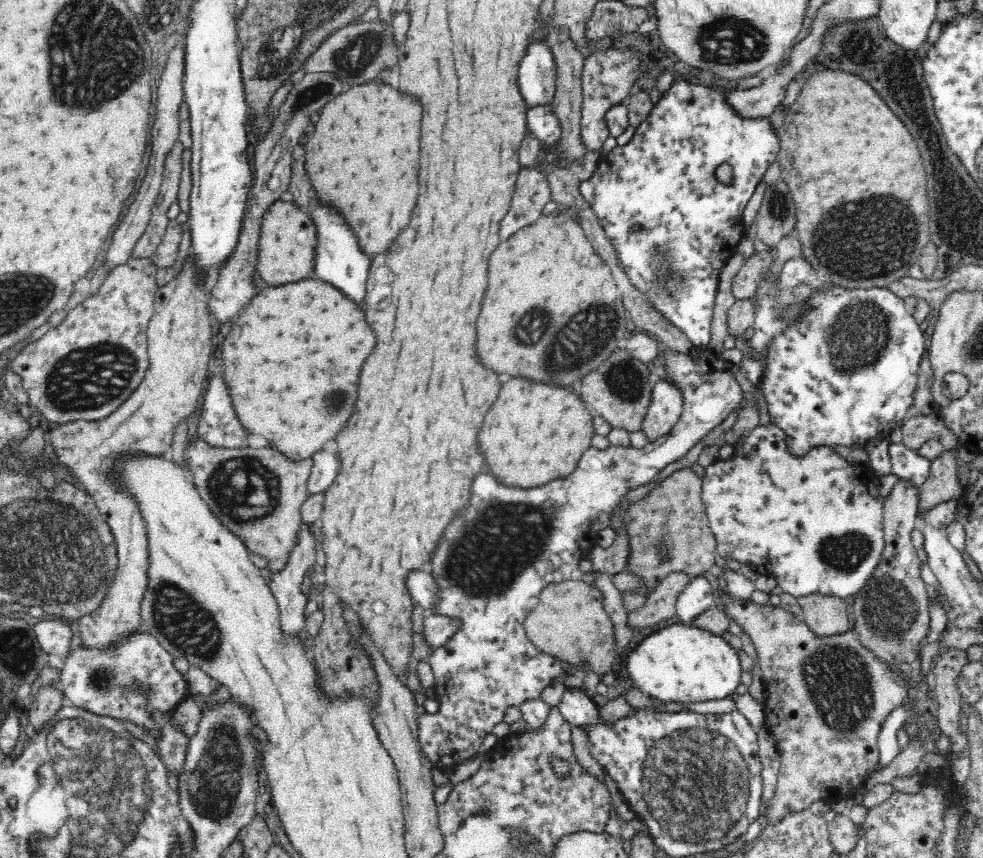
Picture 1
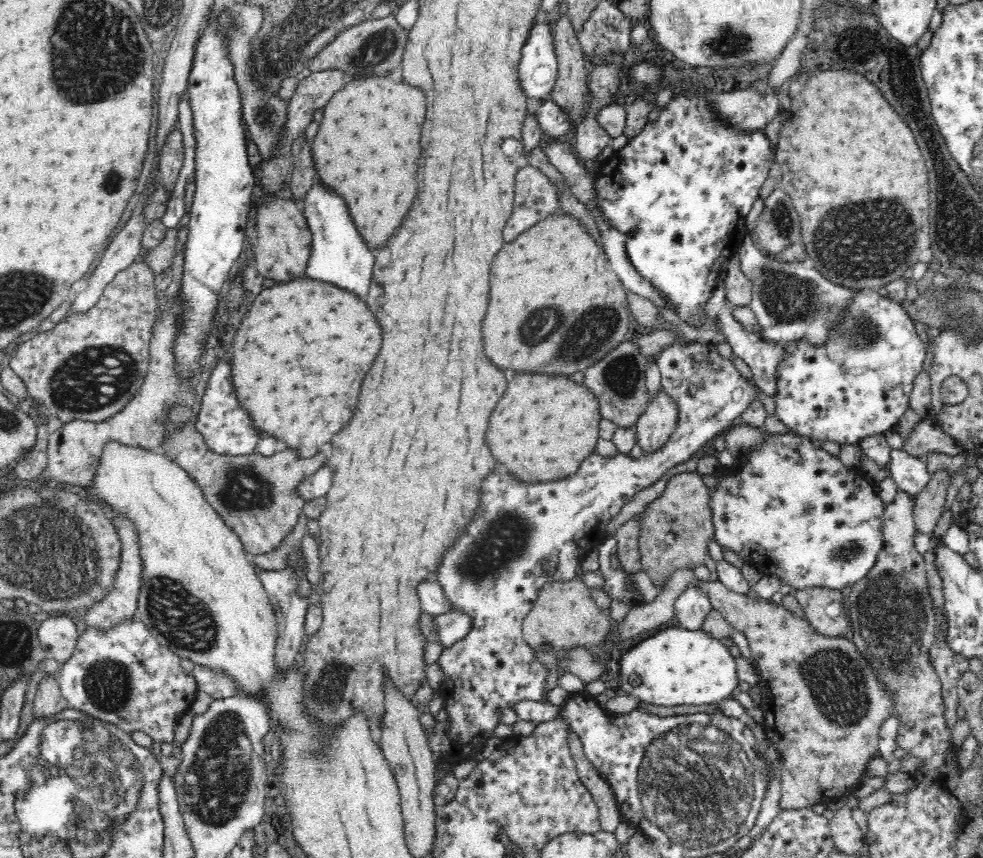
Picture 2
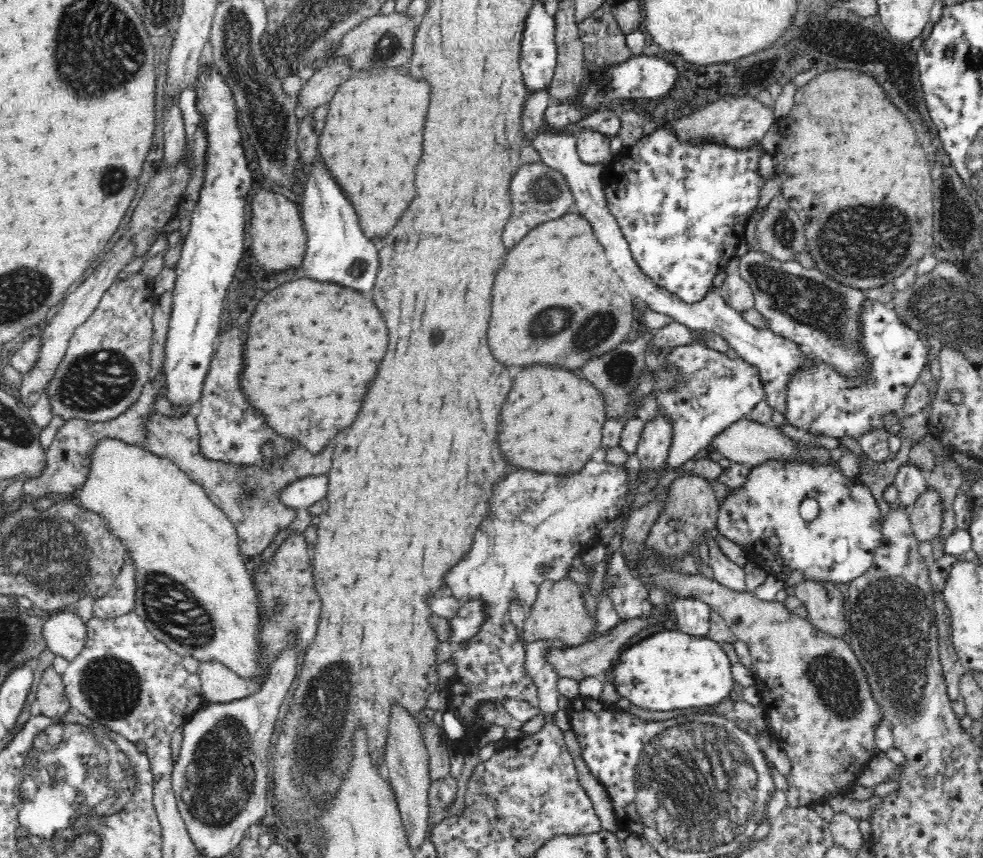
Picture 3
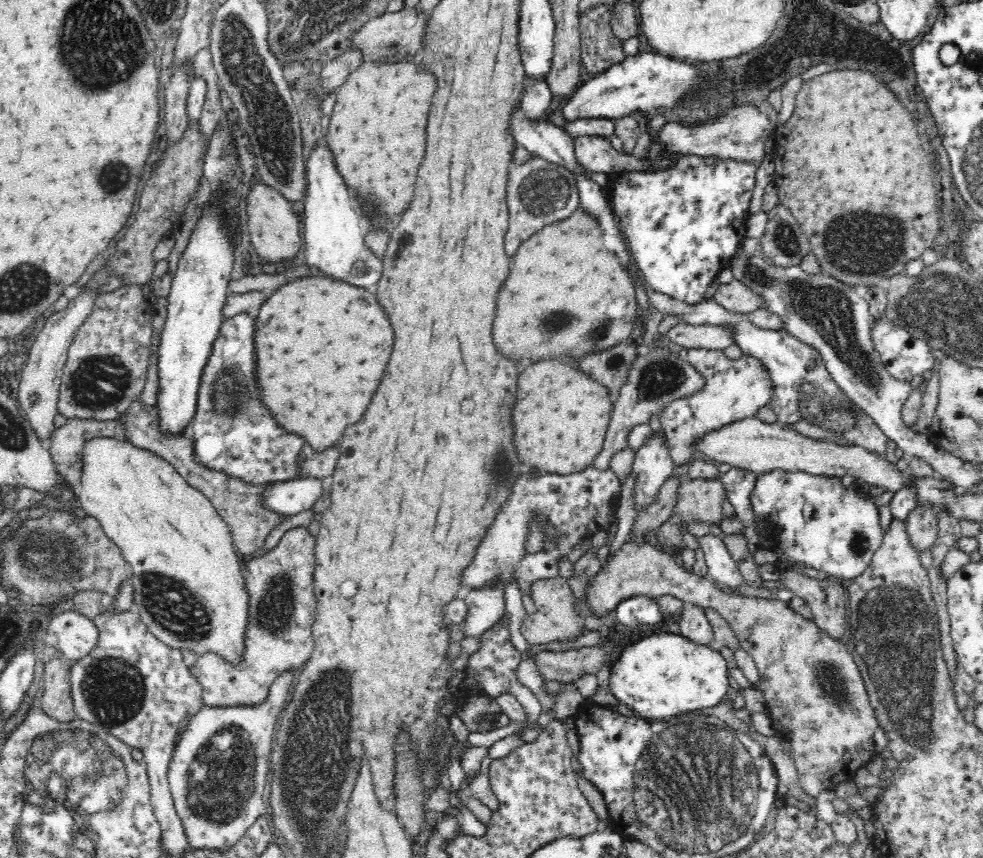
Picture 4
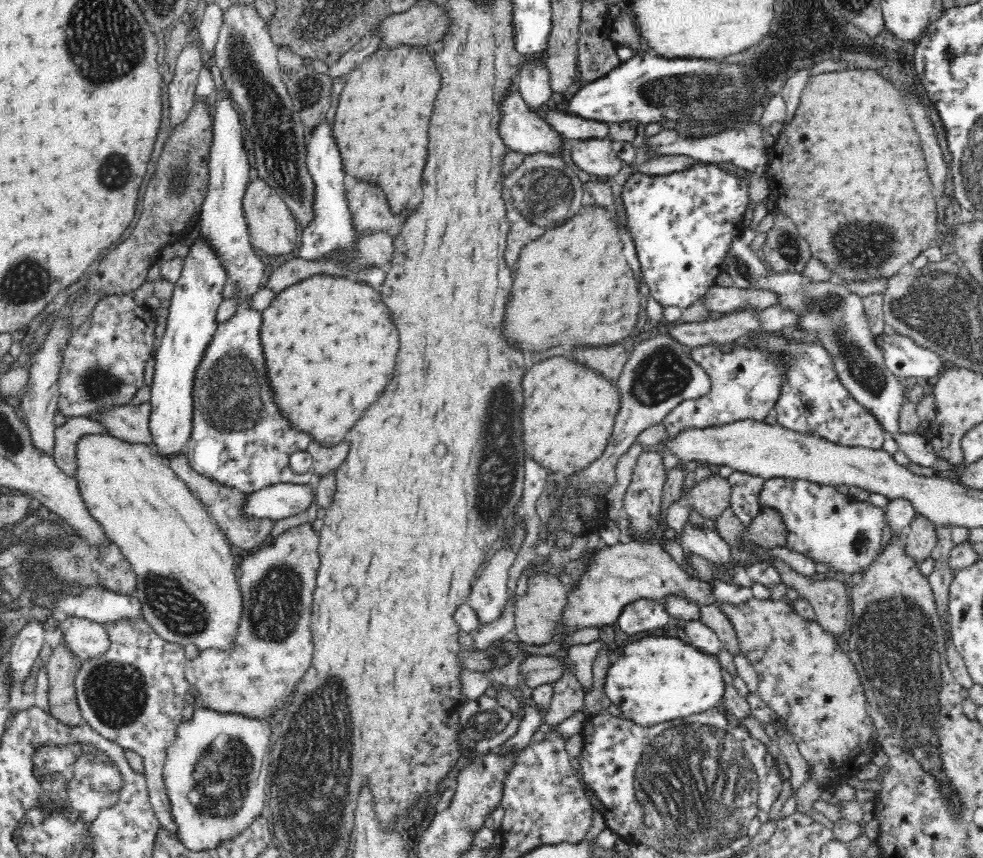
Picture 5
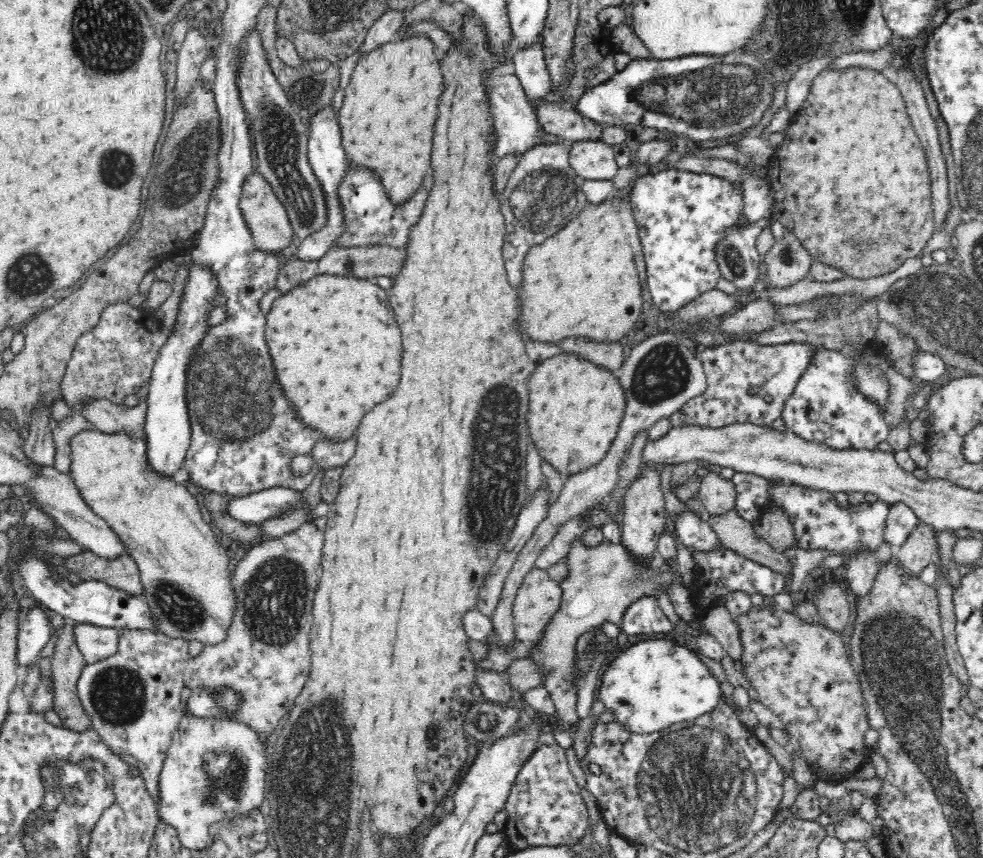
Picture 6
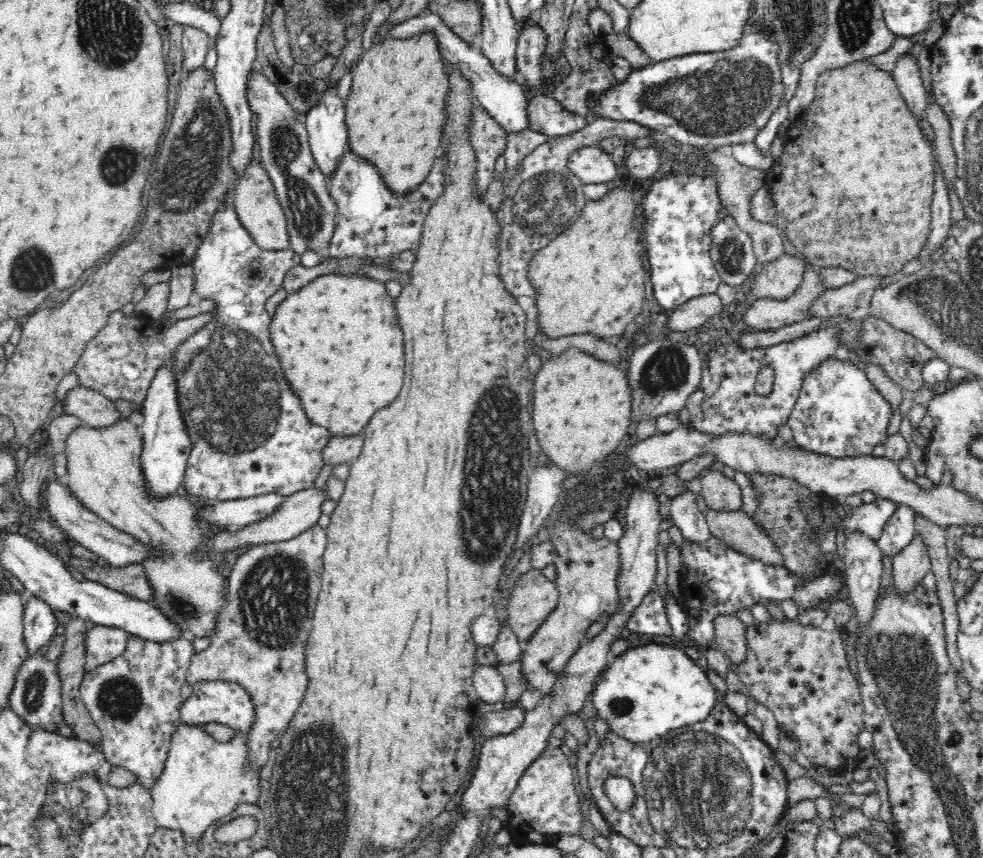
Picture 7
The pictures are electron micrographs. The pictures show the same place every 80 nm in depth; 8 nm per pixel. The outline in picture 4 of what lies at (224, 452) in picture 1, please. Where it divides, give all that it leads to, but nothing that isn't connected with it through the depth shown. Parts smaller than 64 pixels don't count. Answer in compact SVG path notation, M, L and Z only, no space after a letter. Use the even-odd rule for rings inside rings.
M135 405L120 416L120 420L125 422L127 432L129 432L128 440L133 445L168 460L188 483L200 489L216 505L220 515L228 521L228 525L232 529L232 539L236 541L236 548L242 555L248 557L256 550L260 550L264 546L264 540L268 538L268 534L288 518L288 515L264 505L264 492L276 484L276 481L256 485L252 481L244 480L242 477L234 477L222 469L208 467L204 463L200 463L200 460L196 460L196 447L194 447L195 442L191 426L186 426L180 434L167 434L162 429L158 408L152 405L144 407ZM304 443L296 459L297 474L306 477L318 477L328 480L336 466L339 448L337 446L316 452L308 443Z

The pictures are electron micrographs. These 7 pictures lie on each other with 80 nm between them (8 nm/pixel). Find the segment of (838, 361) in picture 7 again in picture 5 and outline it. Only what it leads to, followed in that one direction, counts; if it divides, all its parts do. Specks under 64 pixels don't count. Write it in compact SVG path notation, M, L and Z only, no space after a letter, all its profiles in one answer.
M754 331L748 333L743 345L760 353L774 355L786 363L779 395L773 406L776 421L783 428L816 435L849 447L882 449L888 438L872 415L860 406L839 383L826 350L816 343L794 339L784 334Z

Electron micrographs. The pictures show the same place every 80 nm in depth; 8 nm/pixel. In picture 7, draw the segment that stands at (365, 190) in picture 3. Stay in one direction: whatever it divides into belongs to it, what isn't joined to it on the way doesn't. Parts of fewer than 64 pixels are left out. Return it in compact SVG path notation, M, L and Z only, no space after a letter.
M424 32L408 39L385 38L364 50L355 63L352 88L343 102L348 150L376 166L384 184L394 195L406 195L418 188L434 164L434 150L440 146L440 128L444 124L444 98L448 92L444 62L435 36Z

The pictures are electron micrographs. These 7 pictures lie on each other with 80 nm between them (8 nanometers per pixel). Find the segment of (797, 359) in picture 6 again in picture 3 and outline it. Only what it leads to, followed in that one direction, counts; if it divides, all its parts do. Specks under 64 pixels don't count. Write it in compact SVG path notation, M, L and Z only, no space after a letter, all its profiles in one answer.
M700 342L676 346L672 352L668 352L664 356L661 366L664 370L677 370L681 374L681 381L677 385L672 385L656 394L659 410L671 418L673 425L671 445L664 464L659 466L659 470L668 471L678 468L678 466L696 456L700 450L709 447L712 440L726 428L729 428L738 420L746 419L754 405L764 400L763 388L754 367L740 358L730 360L726 354L708 348L706 344Z

